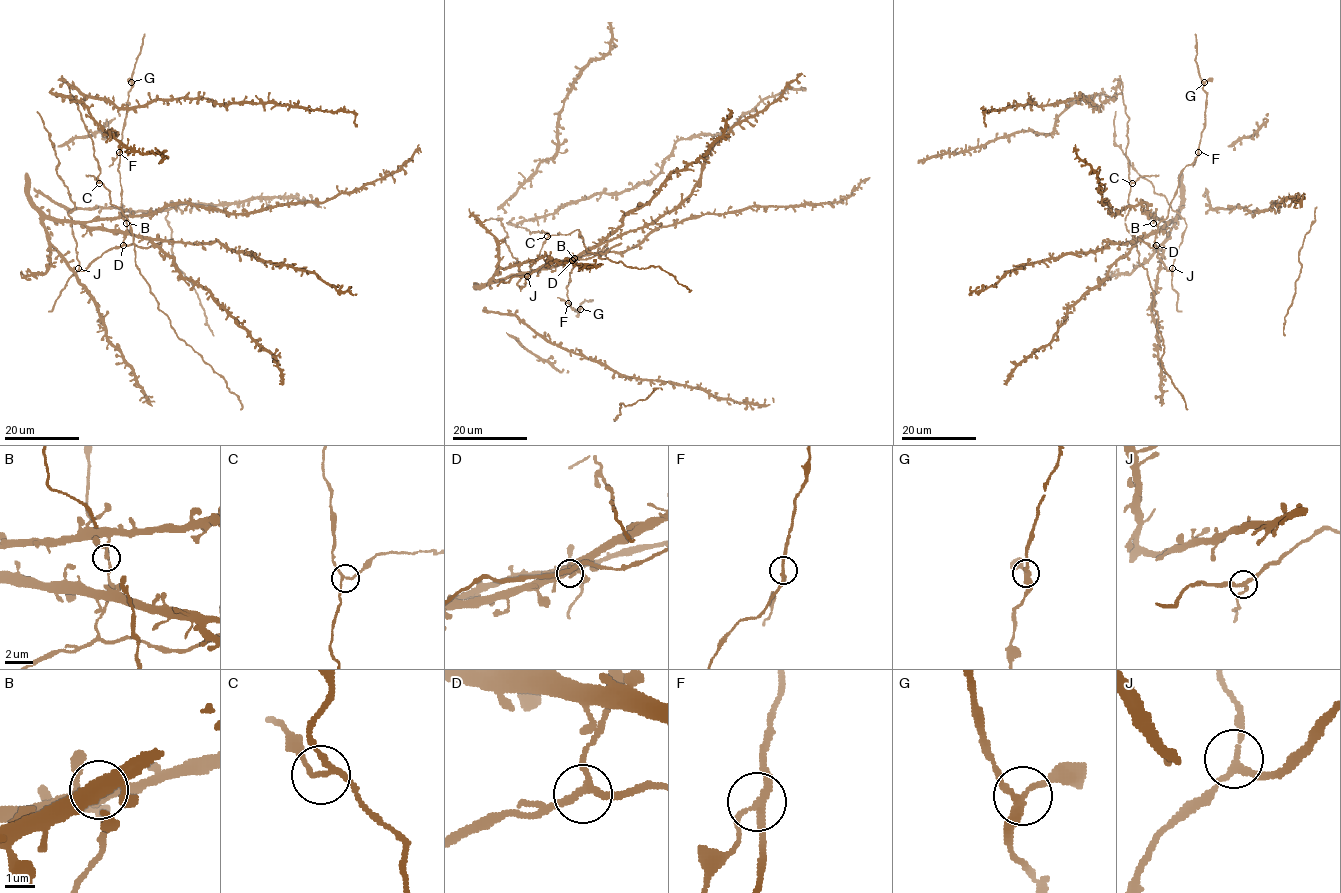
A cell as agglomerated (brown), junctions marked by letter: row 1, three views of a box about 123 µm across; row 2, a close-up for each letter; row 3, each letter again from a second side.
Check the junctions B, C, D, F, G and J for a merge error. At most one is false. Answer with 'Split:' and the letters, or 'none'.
Split: F

